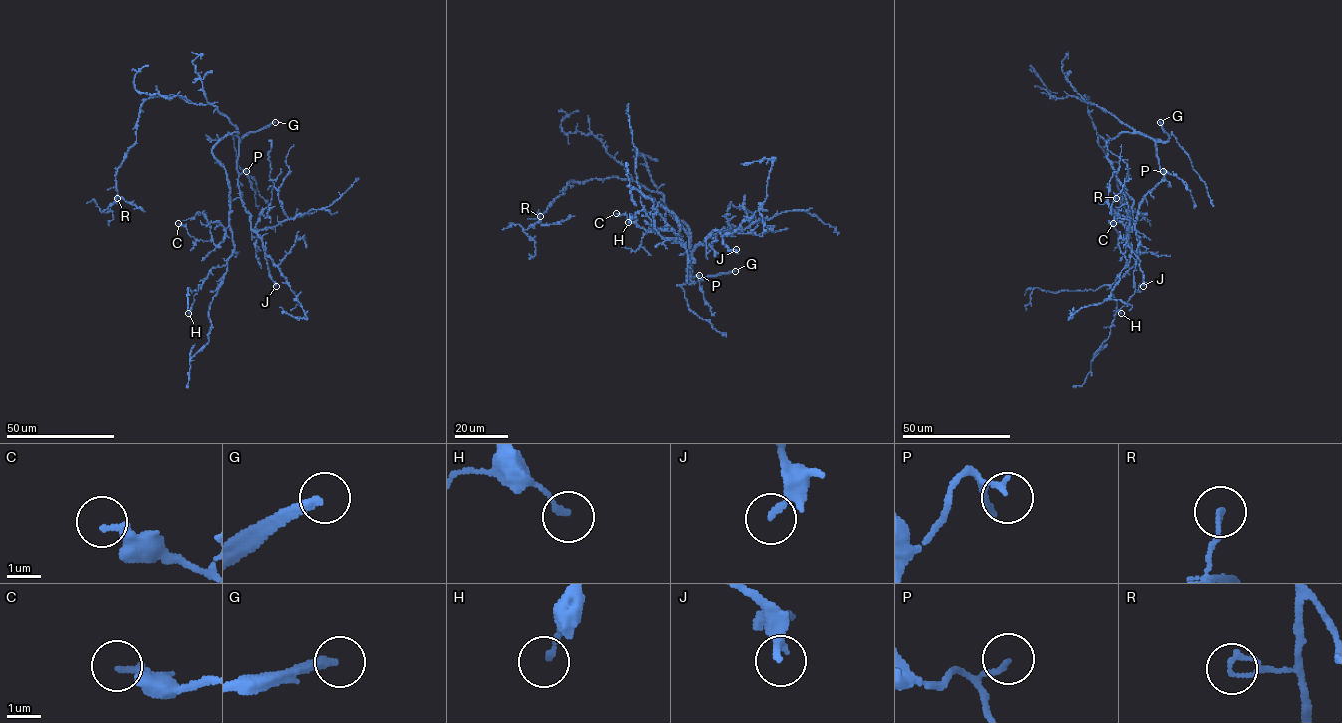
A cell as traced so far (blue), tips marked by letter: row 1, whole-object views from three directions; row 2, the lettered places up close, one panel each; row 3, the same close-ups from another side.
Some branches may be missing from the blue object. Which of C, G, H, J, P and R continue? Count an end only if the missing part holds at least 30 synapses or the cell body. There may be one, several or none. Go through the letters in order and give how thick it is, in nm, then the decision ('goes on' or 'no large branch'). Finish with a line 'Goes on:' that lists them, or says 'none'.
C: 240 nm thick; no large branch
G: 280 nm thick; goes on
H: 180 nm thick; no large branch
J: 150 nm thick; no large branch
P: 130 nm thick; no large branch
R: 150 nm thick; no large branch
Goes on: G

